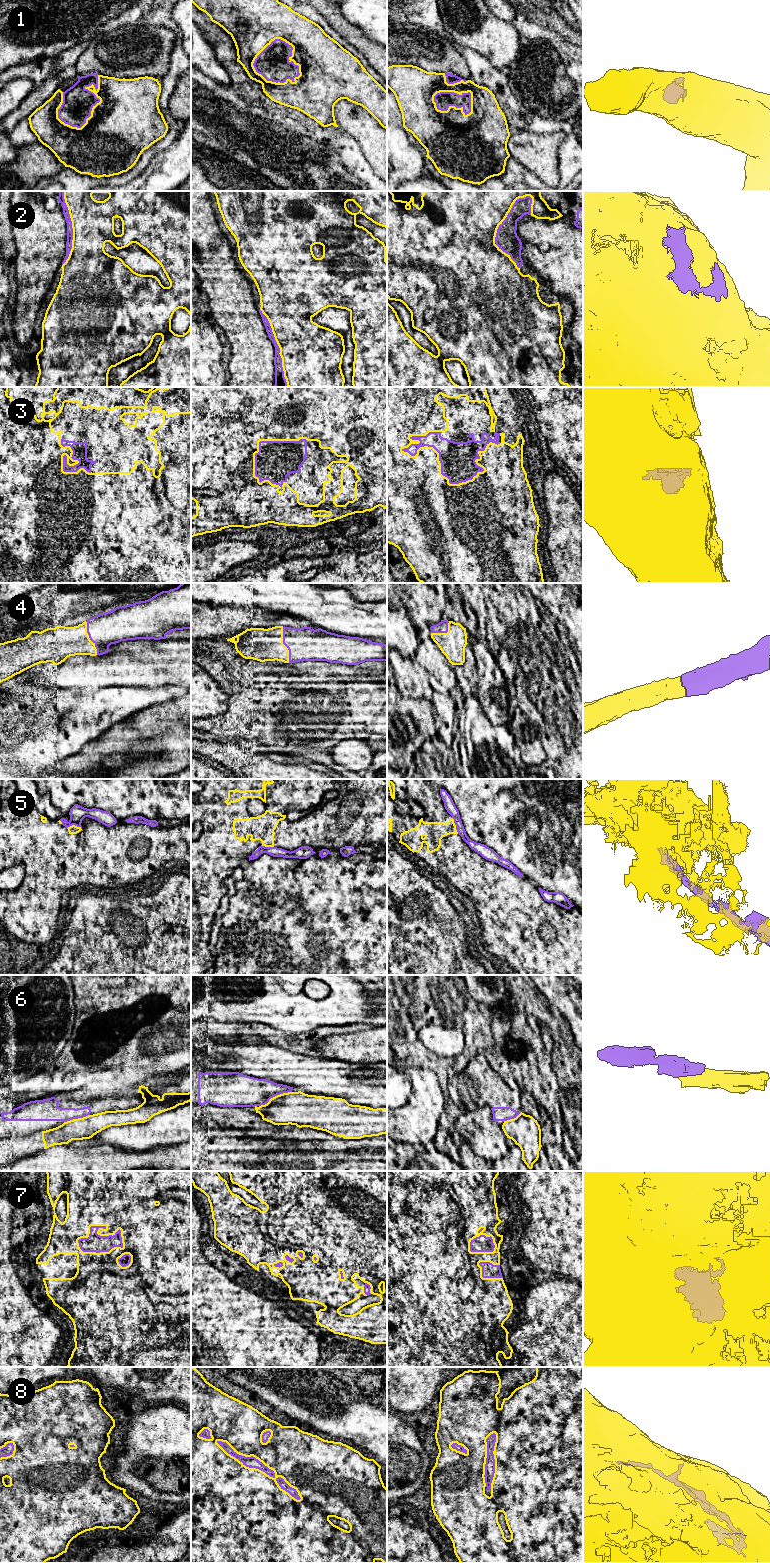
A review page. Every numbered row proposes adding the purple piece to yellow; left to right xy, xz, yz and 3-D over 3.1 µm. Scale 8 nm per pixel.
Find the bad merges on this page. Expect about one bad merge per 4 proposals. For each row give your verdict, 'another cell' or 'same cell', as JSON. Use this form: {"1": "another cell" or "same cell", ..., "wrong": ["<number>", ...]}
{"1": "same cell", "2": "same cell", "3": "same cell", "4": "same cell", "5": "another cell", "6": "another cell", "7": "same cell", "8": "same cell", "wrong": ["5", "6"]}

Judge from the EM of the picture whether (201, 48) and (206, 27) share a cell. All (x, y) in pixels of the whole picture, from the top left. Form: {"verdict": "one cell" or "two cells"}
{"verdict": "two cells"}

